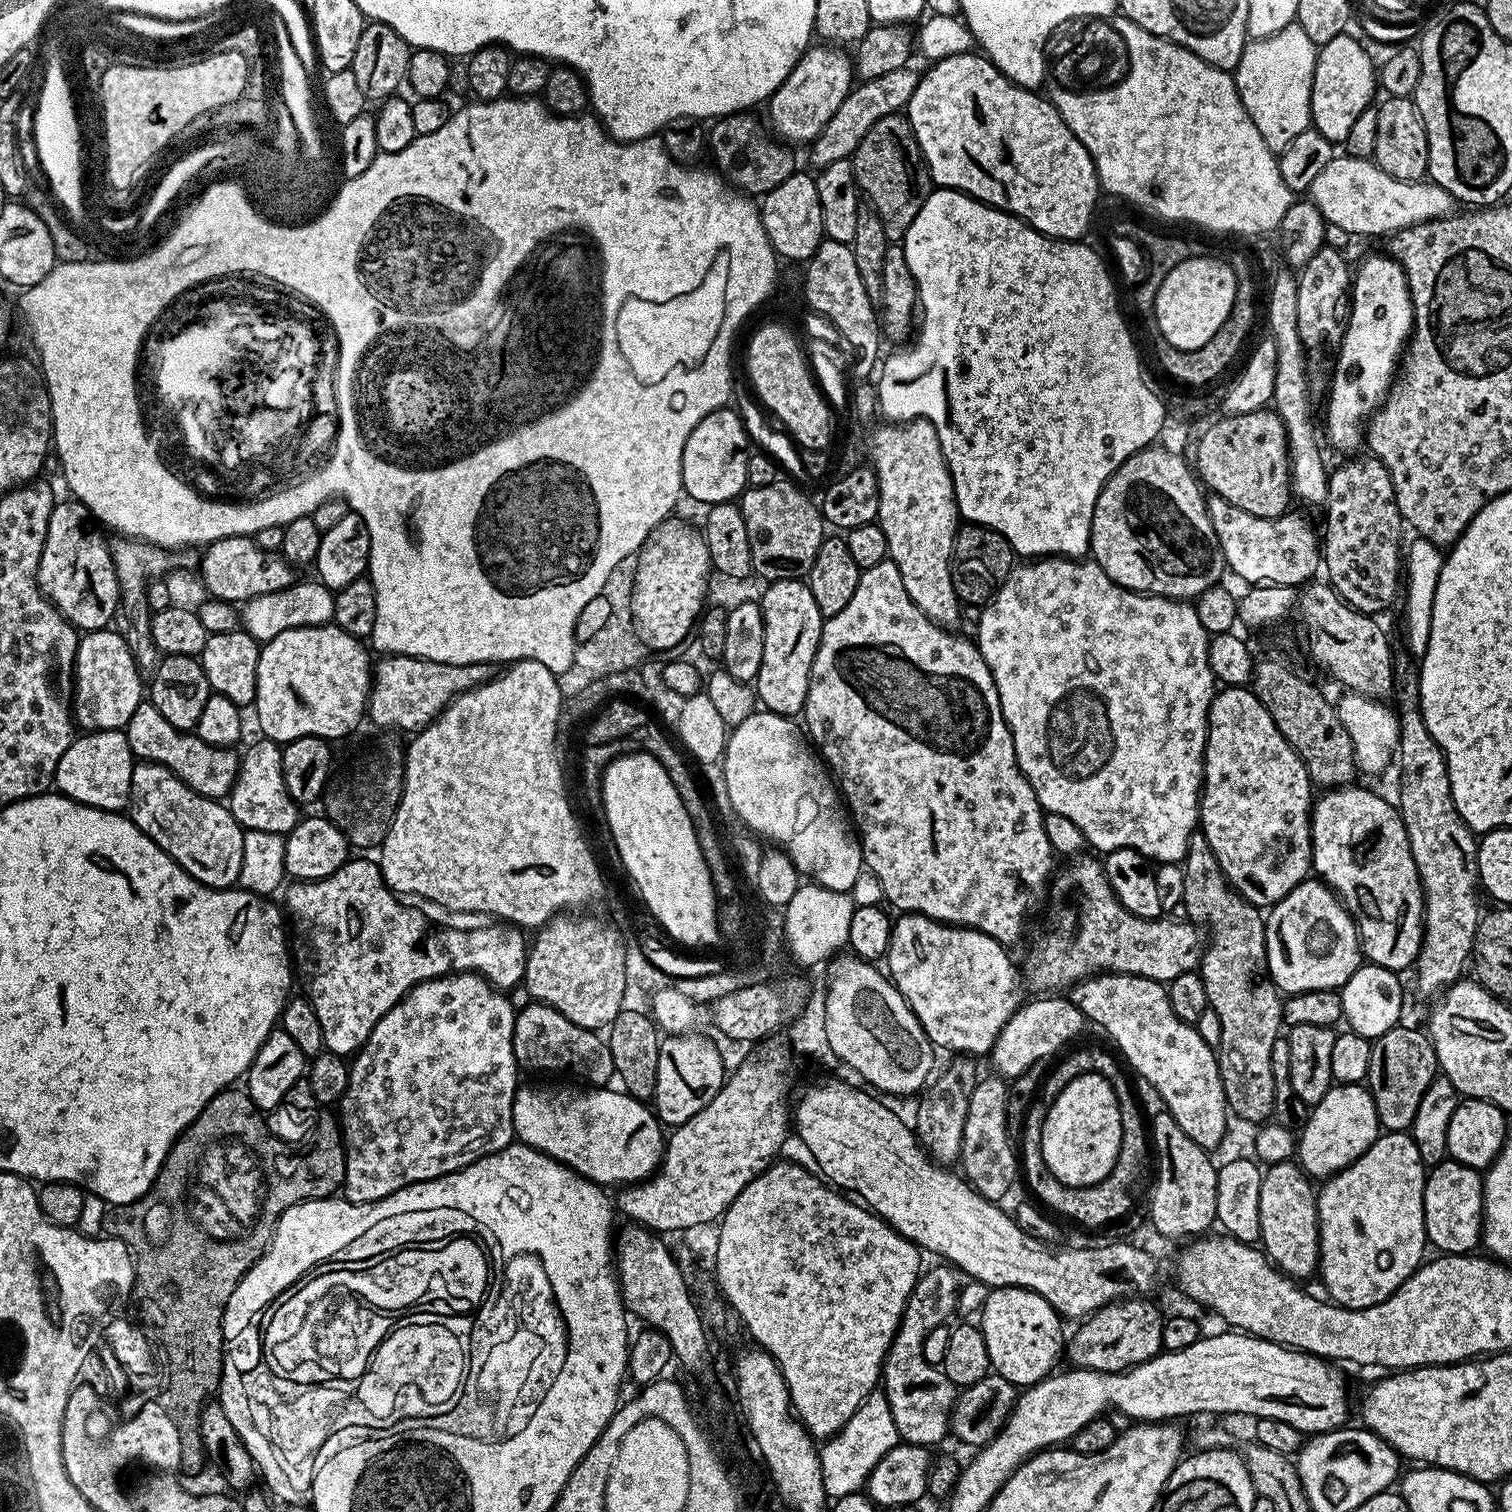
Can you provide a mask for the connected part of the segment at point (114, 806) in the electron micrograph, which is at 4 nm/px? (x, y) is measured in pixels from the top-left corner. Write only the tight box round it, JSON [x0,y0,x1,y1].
[55,731,134,812]

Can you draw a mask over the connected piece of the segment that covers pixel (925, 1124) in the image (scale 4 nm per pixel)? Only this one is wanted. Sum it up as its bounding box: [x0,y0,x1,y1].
[914,1056,978,1165]

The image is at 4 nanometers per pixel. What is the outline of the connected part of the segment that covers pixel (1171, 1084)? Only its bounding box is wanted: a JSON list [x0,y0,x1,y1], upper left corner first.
[1068,972,1228,1150]

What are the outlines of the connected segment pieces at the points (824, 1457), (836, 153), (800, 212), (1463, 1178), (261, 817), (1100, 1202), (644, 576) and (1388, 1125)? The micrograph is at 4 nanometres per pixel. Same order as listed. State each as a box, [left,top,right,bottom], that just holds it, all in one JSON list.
[[819,1390,899,1499],[810,67,917,170],[759,170,825,262],[1424,1158,1484,1254],[226,738,302,834],[1022,1051,1150,1228],[632,514,714,649],[1366,1026,1438,1132]]

